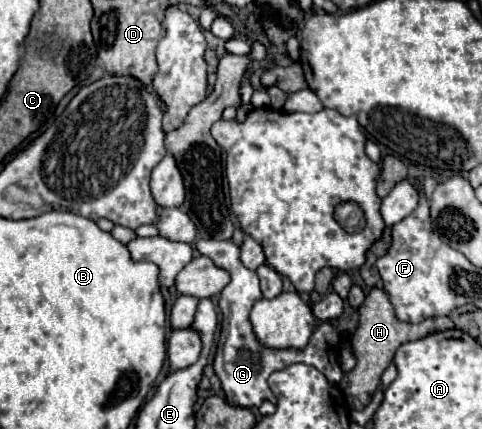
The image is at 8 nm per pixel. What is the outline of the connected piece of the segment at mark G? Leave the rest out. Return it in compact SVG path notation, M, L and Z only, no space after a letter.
M200 240L196 242L196 248L200 254L212 258L218 268L230 272L230 284L220 292L218 298L218 309L222 313L220 325L224 336L213 361L213 369L221 382L226 402L230 406L242 408L258 408L264 400L274 402L274 394L270 392L266 380L274 370L280 370L280 350L270 350L262 346L256 340L248 318L254 302L262 298L256 272L244 268L244 264L240 262L240 248L230 240Z

